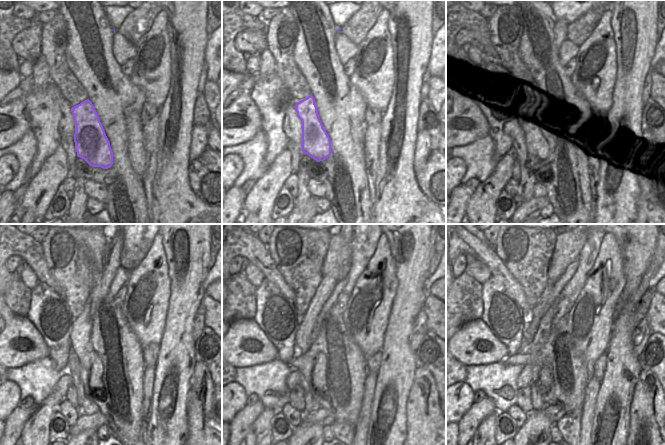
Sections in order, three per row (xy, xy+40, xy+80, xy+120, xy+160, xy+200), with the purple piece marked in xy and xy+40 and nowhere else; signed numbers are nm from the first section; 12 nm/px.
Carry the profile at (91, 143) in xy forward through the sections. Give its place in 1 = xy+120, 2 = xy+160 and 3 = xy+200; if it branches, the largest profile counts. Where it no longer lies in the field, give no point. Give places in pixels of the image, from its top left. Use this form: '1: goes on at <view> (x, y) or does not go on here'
1: goes on at xy+120 (80, 335)
2: goes on at xy+160 (303, 342)
3: goes on at xy+200 (538, 310)

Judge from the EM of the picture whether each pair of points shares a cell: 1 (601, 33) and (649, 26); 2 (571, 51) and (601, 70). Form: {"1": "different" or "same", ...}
{"1": "different", "2": "different"}

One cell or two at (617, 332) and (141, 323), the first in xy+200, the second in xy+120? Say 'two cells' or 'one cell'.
two cells

